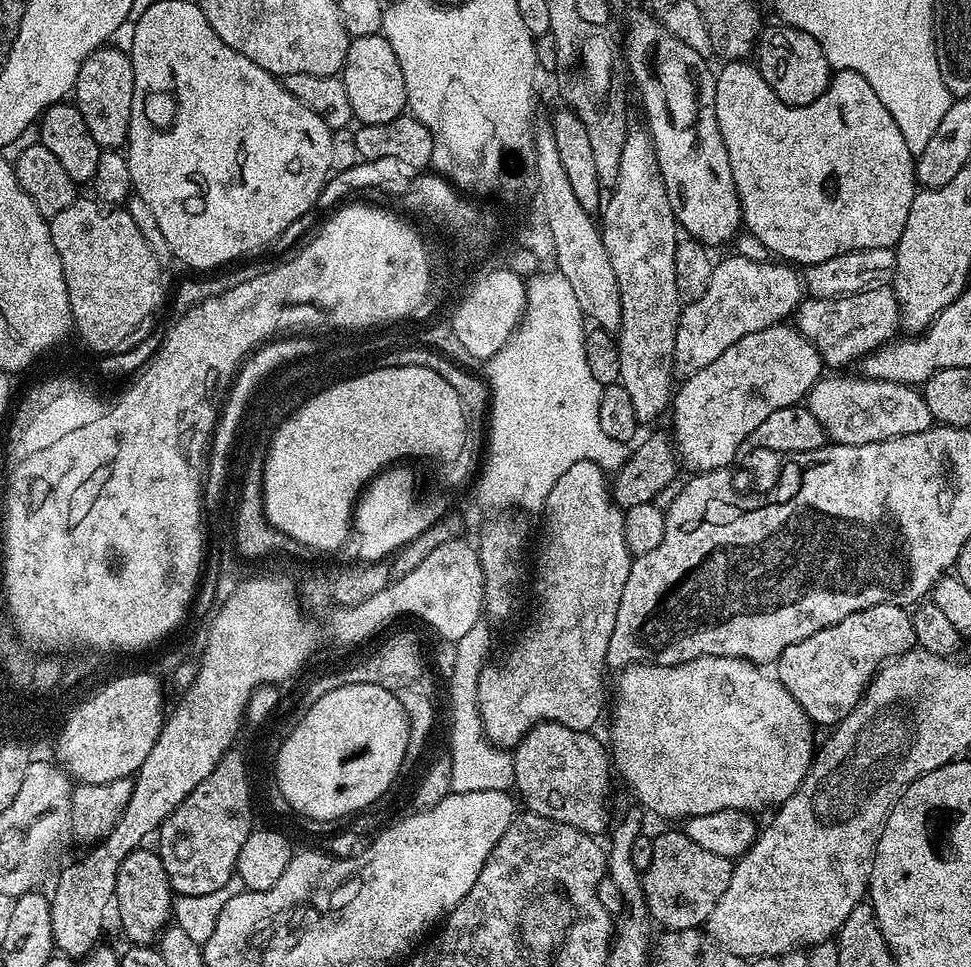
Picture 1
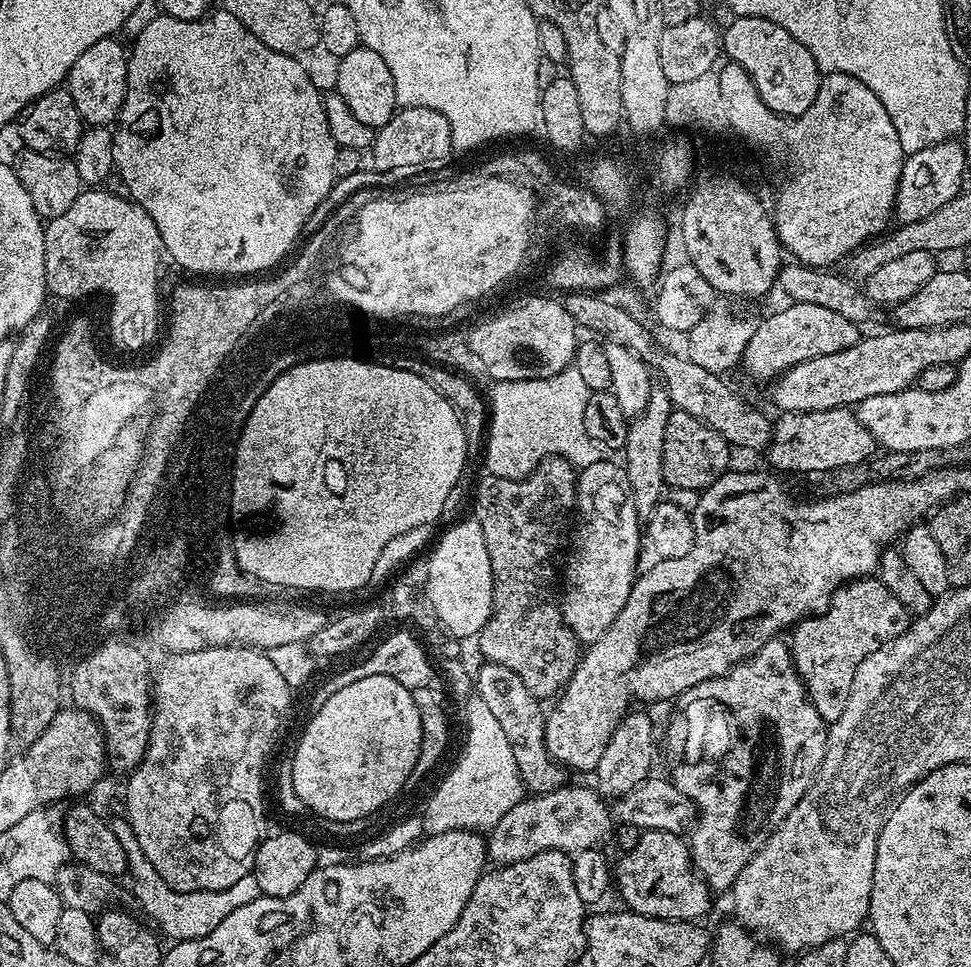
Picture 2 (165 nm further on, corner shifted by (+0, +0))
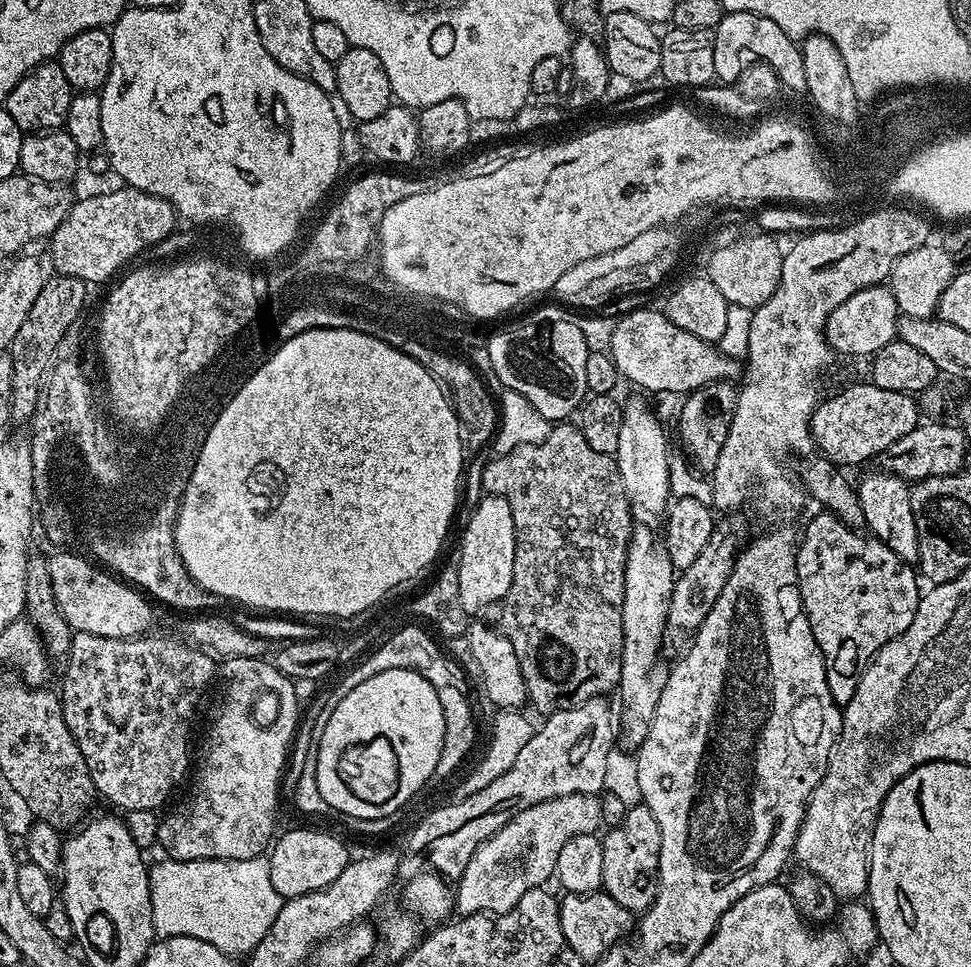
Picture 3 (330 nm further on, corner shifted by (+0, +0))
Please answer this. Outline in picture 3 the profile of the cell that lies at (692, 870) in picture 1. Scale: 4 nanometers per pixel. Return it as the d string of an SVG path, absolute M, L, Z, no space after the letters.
M642 802L629 807L626 818L620 824L611 825L602 839L603 891L626 911L642 914L654 902L656 885L660 879L660 847L662 834L658 830L658 818Z

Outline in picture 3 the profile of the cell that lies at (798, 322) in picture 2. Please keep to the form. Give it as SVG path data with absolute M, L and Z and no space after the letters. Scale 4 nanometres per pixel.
M875 284L872 288L858 290L858 294L846 298L846 302L842 302L842 306L838 306L838 310L830 314L824 327L824 339L833 353L840 355L841 352L844 356L871 358L878 350L882 350L882 346L897 339L896 327L901 315L891 287Z

